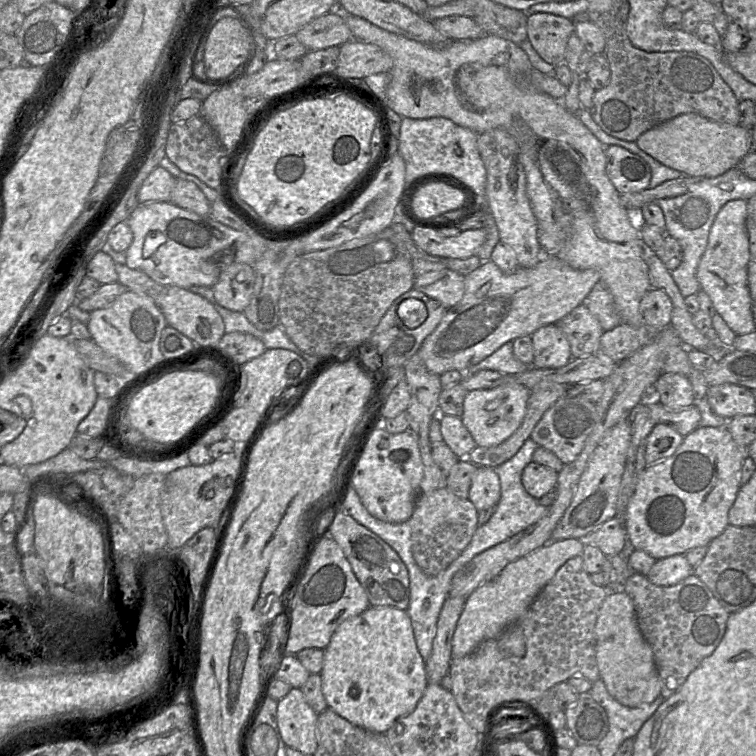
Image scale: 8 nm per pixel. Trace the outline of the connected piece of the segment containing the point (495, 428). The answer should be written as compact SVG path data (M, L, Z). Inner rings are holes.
M505 384L491 389L468 391L461 420L477 446L493 447L508 439L521 425L530 390L521 384Z

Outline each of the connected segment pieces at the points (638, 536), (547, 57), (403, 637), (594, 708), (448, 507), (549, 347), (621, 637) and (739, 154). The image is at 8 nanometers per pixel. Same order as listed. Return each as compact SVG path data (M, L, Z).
M698 427L684 437L670 457L647 466L623 515L630 549L643 550L655 560L661 560L709 545L729 525L728 512L741 487L740 472L745 456L746 448L733 440L726 427Z
M546 12L527 15L527 38L535 51L546 62L564 63L567 42L575 32L572 19Z
M370 606L360 615L350 617L342 622L337 627L328 646L324 650L324 662L320 675L322 679L322 692L328 708L332 709L335 713L348 720L350 723L368 731L380 734L385 734L398 718L406 716L414 711L428 685L425 661L417 648L411 619L407 611L389 606Z
M581 695L577 702L565 710L566 728L570 731L578 744L597 746L606 736L609 723L605 709L590 695Z
M445 486L419 495L409 524L417 565L425 574L436 576L469 545L478 527L478 510L469 499L459 498Z
M556 324L540 327L532 335L534 359L537 368L560 368L572 358L570 344Z
M625 591L606 596L599 610L595 634L600 678L616 701L627 707L637 707L660 696L661 680L653 650L638 626L634 603Z
M685 113L642 133L637 146L663 165L693 177L716 177L732 167L753 149L752 133L740 125L719 123L696 113Z

